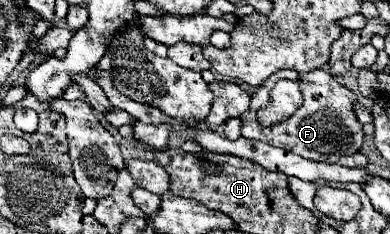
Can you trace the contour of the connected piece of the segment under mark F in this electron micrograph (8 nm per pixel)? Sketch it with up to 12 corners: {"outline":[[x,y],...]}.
{"outline":[[324,69],[299,75],[304,105],[262,127],[242,117],[242,137],[336,163],[360,151],[356,95]]}

